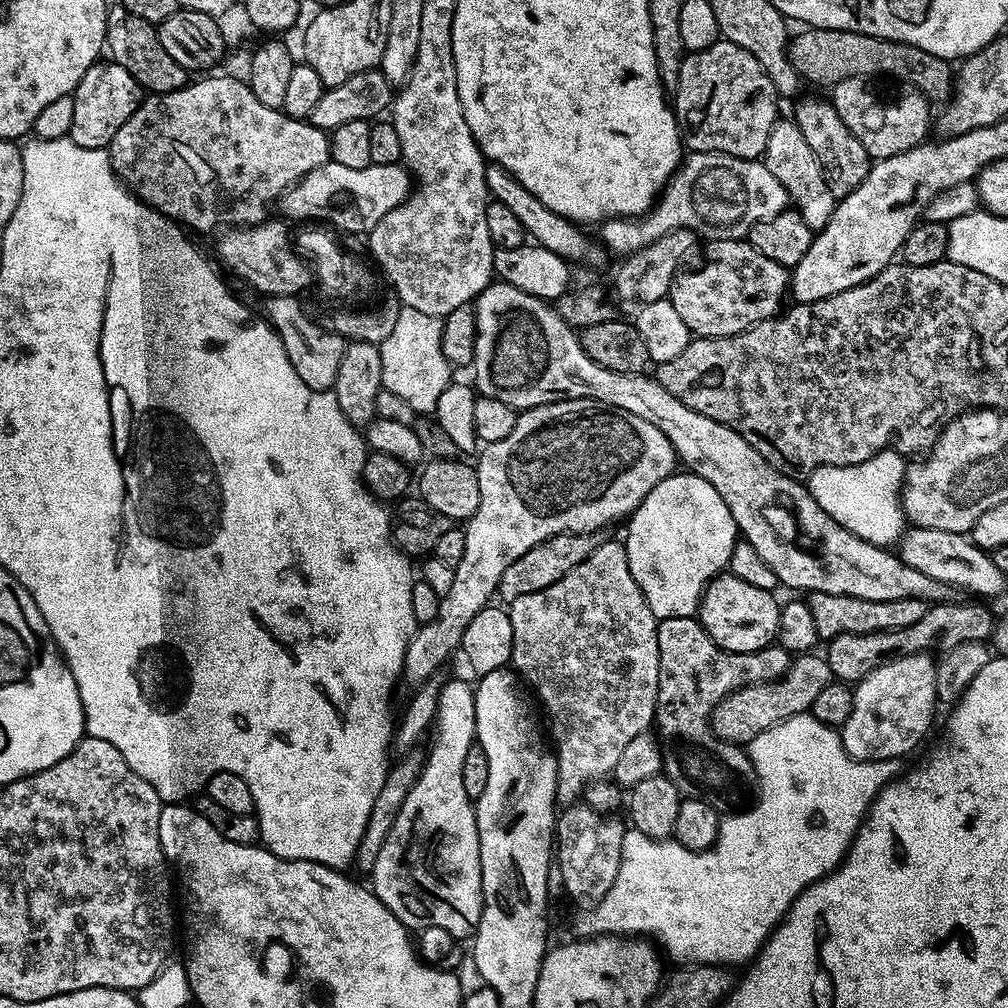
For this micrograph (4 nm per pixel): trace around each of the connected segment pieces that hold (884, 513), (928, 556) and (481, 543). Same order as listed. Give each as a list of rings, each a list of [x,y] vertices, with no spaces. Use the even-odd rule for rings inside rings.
[[[885,450],[854,466],[821,464],[818,470],[806,477],[806,487],[814,502],[818,502],[818,506],[822,506],[822,510],[826,510],[826,514],[830,514],[830,518],[834,518],[834,522],[838,522],[847,532],[853,532],[871,544],[892,546],[906,532],[904,505],[900,503],[905,471],[905,457]]]
[[[913,527],[899,541],[898,555],[906,562],[906,566],[914,566],[914,570],[922,570],[922,574],[951,584],[957,590],[965,588],[968,592],[977,592],[980,598],[998,595],[1006,584],[1006,577],[1002,570],[998,570],[998,566],[994,566],[991,555],[972,543],[967,535],[958,532]]]
[[[563,400],[562,402],[523,409],[516,417],[514,431],[508,437],[502,438],[502,442],[483,445],[479,456],[480,461],[475,461],[474,467],[478,474],[480,501],[478,502],[478,510],[466,521],[466,527],[464,528],[466,554],[462,558],[462,562],[458,562],[458,566],[454,568],[454,586],[450,586],[450,594],[440,597],[438,618],[429,624],[419,625],[416,631],[412,633],[412,638],[408,642],[408,649],[404,652],[403,683],[421,686],[432,675],[439,673],[444,668],[442,666],[447,662],[448,655],[455,648],[457,651],[463,645],[466,626],[470,626],[474,614],[478,614],[484,608],[489,607],[491,600],[488,599],[497,595],[500,579],[502,574],[506,574],[506,566],[510,566],[510,562],[518,562],[518,558],[522,558],[522,554],[526,554],[526,550],[538,546],[543,540],[548,540],[552,536],[566,534],[567,532],[573,534],[596,534],[599,533],[599,528],[604,528],[607,524],[614,523],[615,520],[622,519],[621,521],[623,521],[625,518],[631,517],[637,506],[648,497],[650,490],[654,490],[654,486],[658,486],[658,482],[662,482],[667,476],[673,475],[678,468],[674,446],[670,446],[670,438],[666,438],[666,434],[662,434],[662,430],[658,430],[658,426],[650,426],[650,422],[646,422],[646,418],[638,418],[638,414],[618,410],[614,406],[603,404],[597,400]]]

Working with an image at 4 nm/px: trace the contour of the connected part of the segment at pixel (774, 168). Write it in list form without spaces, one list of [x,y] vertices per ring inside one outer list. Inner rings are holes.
[[[777,119],[776,125],[770,130],[770,138],[766,142],[762,162],[770,170],[770,174],[774,174],[774,178],[782,182],[795,211],[799,212],[806,226],[819,230],[826,226],[826,222],[830,222],[838,198],[830,190],[822,166],[818,158],[814,158],[814,150],[810,150],[806,138],[802,138],[802,130],[798,130],[795,119]]]

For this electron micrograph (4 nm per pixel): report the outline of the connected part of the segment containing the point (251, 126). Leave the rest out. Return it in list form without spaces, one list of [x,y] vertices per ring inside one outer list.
[[[208,74],[203,78],[193,79],[183,88],[173,92],[152,94],[141,99],[138,110],[134,110],[134,114],[130,114],[130,118],[126,118],[126,122],[122,122],[122,130],[118,130],[118,134],[114,134],[114,138],[108,143],[106,149],[114,174],[132,195],[137,196],[142,203],[147,204],[149,208],[153,208],[155,212],[161,212],[169,220],[185,229],[193,228],[196,232],[212,232],[215,228],[221,227],[220,229],[223,229],[225,226],[247,226],[264,223],[265,220],[269,219],[268,207],[272,203],[275,205],[292,185],[299,183],[312,170],[316,170],[330,160],[329,133],[323,132],[321,128],[315,128],[307,120],[296,120],[293,116],[286,115],[281,109],[262,106],[262,102],[258,102],[258,98],[254,98],[250,86],[245,81],[230,78],[223,74],[212,75],[216,74]]]

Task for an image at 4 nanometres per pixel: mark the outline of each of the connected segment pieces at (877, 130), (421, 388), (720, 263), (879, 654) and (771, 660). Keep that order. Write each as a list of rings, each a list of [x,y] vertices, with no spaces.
[[[863,76],[846,78],[842,82],[831,85],[830,99],[834,110],[838,110],[838,118],[862,142],[862,150],[873,161],[894,158],[894,154],[902,154],[906,150],[916,148],[929,139],[928,128],[934,124],[933,105],[918,90],[904,90],[897,100],[883,100],[872,93],[872,88]]]
[[[402,306],[390,337],[380,344],[381,387],[406,400],[421,415],[435,413],[439,395],[453,379],[452,365],[441,350],[442,324],[439,317]]]
[[[747,239],[711,241],[703,249],[702,263],[696,267],[700,266],[693,272],[681,271],[667,294],[679,317],[697,337],[738,336],[781,311],[780,303],[784,296],[786,300],[790,288],[789,269],[770,262],[766,254],[758,254]]]
[[[945,602],[932,604],[914,626],[899,628],[893,632],[867,632],[866,634],[838,634],[827,641],[826,659],[833,677],[840,682],[858,682],[878,666],[891,660],[906,658],[919,652],[932,650],[935,644],[941,644],[944,650],[952,649],[960,643],[988,642],[992,638],[992,629],[996,627],[997,617],[987,608],[987,603],[960,604]]]
[[[675,616],[659,621],[656,626],[660,669],[654,724],[657,729],[660,727],[661,741],[681,740],[696,747],[693,756],[684,756],[684,748],[680,744],[665,747],[662,772],[676,783],[676,788],[687,799],[705,800],[717,810],[741,811],[749,805],[757,791],[756,771],[741,745],[729,744],[713,734],[710,717],[712,711],[739,688],[780,679],[788,670],[790,656],[779,646],[769,646],[757,652],[724,652],[724,660],[716,660],[718,649],[715,642],[703,628],[688,628],[688,624],[689,617]]]

